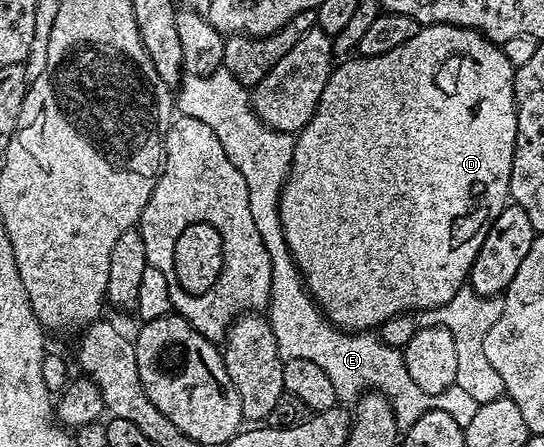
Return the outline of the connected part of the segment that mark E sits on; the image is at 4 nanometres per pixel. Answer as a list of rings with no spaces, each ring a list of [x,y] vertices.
[[[221,67],[210,75],[201,77],[185,76],[181,80],[178,88],[174,93],[174,105],[183,116],[197,117],[218,135],[218,143],[230,155],[230,163],[242,171],[242,179],[246,179],[246,191],[250,191],[250,216],[254,219],[258,227],[258,235],[262,235],[262,243],[266,243],[266,251],[270,255],[272,264],[272,274],[270,275],[270,299],[266,306],[266,316],[270,327],[274,331],[274,343],[278,343],[278,355],[280,360],[285,362],[290,359],[310,359],[310,363],[315,363],[317,367],[322,367],[326,371],[330,384],[333,385],[337,398],[344,397],[355,398],[365,391],[375,391],[381,393],[385,399],[392,405],[394,419],[396,420],[397,430],[406,431],[422,415],[426,415],[428,409],[438,408],[446,411],[450,419],[459,425],[468,425],[474,419],[474,411],[478,411],[480,406],[462,387],[456,384],[451,385],[446,391],[441,393],[427,393],[410,379],[410,371],[406,371],[404,366],[404,354],[399,348],[387,345],[384,341],[379,341],[372,331],[345,331],[337,329],[327,317],[324,316],[323,309],[312,299],[311,293],[308,292],[301,276],[300,270],[296,268],[294,259],[288,250],[288,244],[282,231],[280,222],[280,193],[284,189],[284,184],[288,178],[288,172],[292,166],[292,156],[296,146],[296,138],[293,134],[283,133],[277,129],[270,128],[258,115],[252,110],[252,98],[249,90],[230,71]]]

